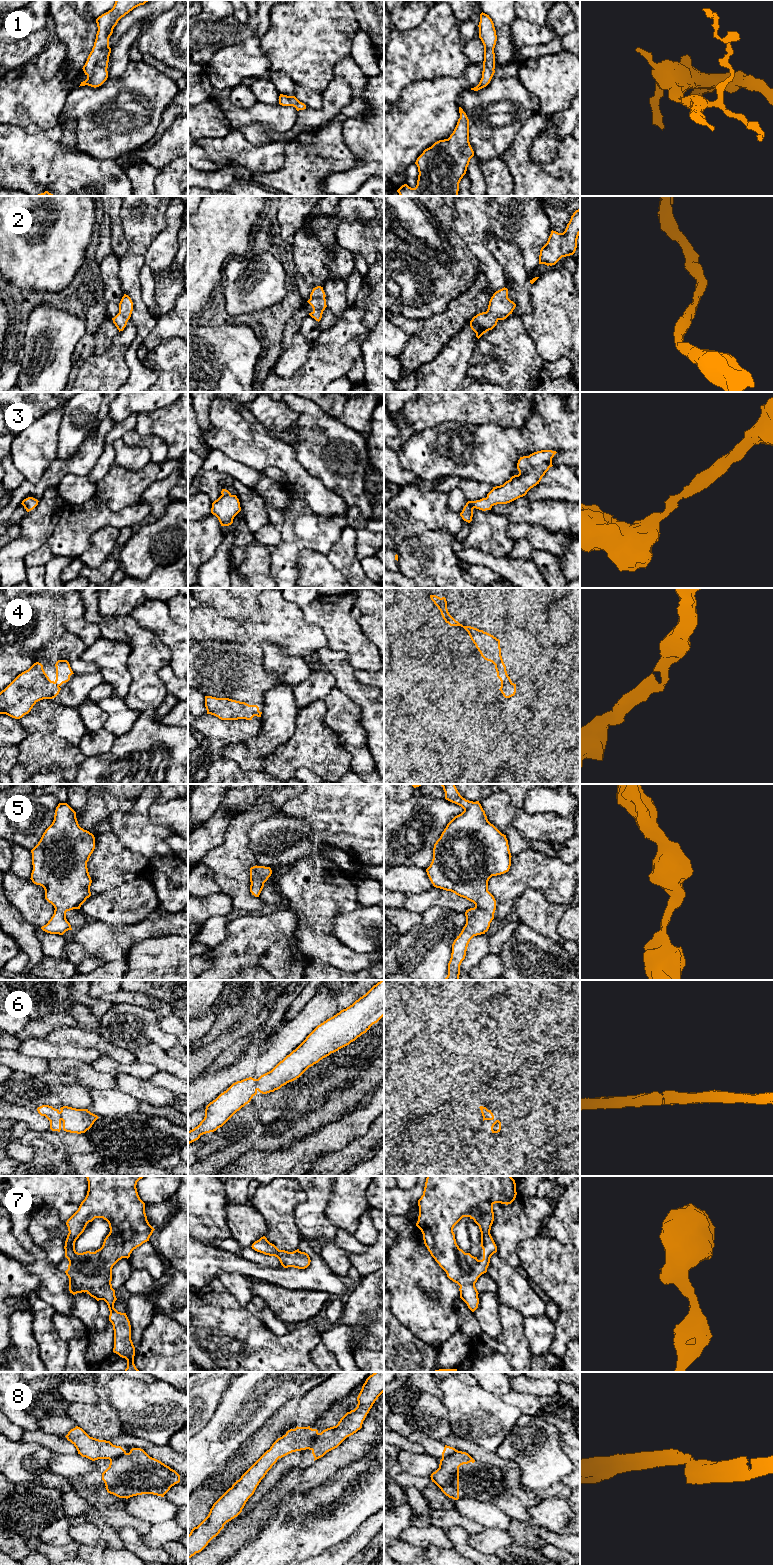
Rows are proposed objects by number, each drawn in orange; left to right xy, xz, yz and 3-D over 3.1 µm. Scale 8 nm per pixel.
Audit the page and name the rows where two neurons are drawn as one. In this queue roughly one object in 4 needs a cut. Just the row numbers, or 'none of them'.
8

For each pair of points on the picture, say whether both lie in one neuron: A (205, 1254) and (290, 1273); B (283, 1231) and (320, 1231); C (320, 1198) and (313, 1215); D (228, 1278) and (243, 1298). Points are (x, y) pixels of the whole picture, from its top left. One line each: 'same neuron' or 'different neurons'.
A: same neuron
B: different neurons
C: same neuron
D: same neuron

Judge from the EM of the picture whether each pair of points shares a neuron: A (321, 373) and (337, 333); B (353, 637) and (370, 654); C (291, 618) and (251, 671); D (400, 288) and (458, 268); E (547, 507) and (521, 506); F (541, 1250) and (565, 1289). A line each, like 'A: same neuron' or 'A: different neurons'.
A: same neuron
B: same neuron
C: different neurons
D: same neuron
E: same neuron
F: same neuron

